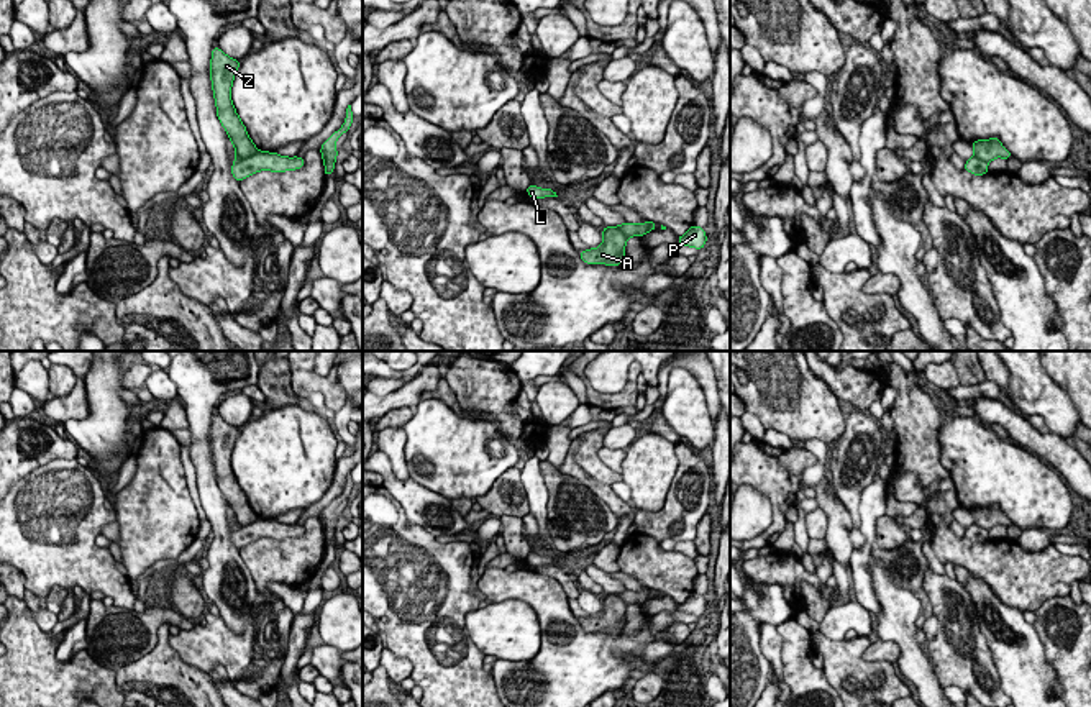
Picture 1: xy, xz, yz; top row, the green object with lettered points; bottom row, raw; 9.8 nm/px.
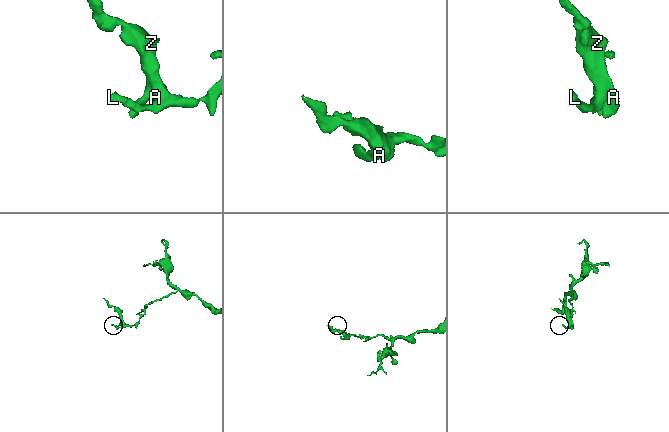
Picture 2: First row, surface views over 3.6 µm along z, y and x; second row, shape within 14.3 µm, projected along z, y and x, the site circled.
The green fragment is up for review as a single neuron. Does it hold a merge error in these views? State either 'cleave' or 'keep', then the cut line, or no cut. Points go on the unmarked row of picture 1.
cleave; cut in xy along (258, 517), (250, 524), (235, 527)

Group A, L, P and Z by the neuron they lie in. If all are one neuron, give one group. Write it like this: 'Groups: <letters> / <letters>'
Groups: A Z / L P

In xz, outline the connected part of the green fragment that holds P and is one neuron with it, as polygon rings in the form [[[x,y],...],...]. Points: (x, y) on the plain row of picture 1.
[[[692,592],[686,602],[678,604],[679,612],[696,617],[702,617],[705,613],[705,609],[707,609],[705,597],[696,592]]]

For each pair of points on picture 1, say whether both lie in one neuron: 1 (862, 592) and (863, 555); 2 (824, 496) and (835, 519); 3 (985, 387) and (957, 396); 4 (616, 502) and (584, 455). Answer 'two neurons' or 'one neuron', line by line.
1: one neuron
2: one neuron
3: one neuron
4: two neurons

